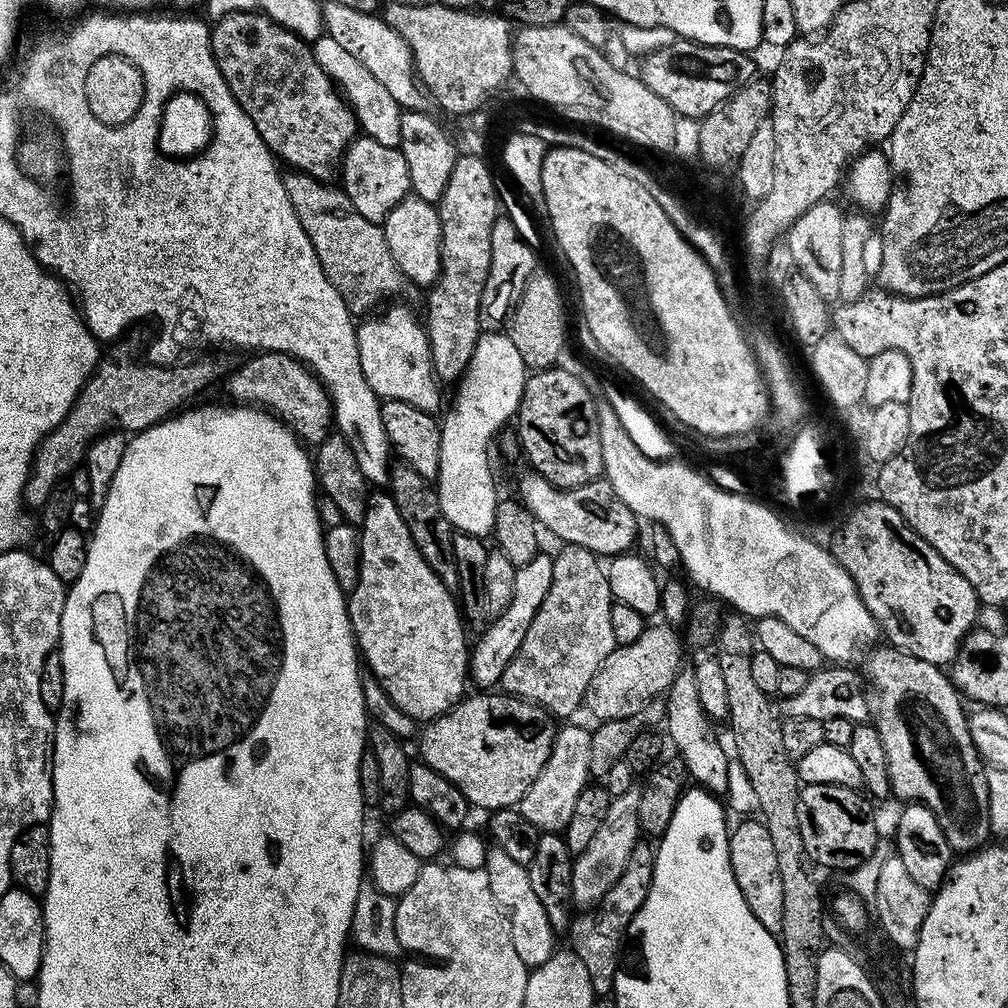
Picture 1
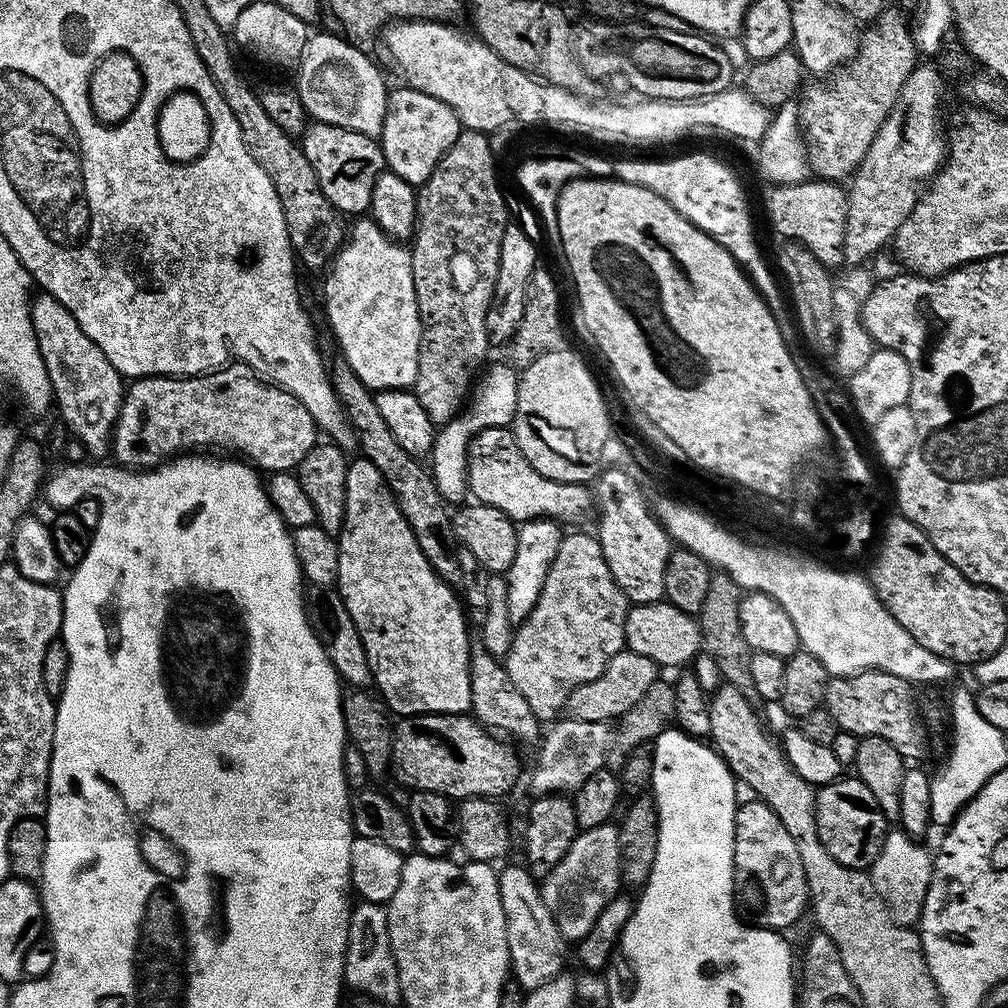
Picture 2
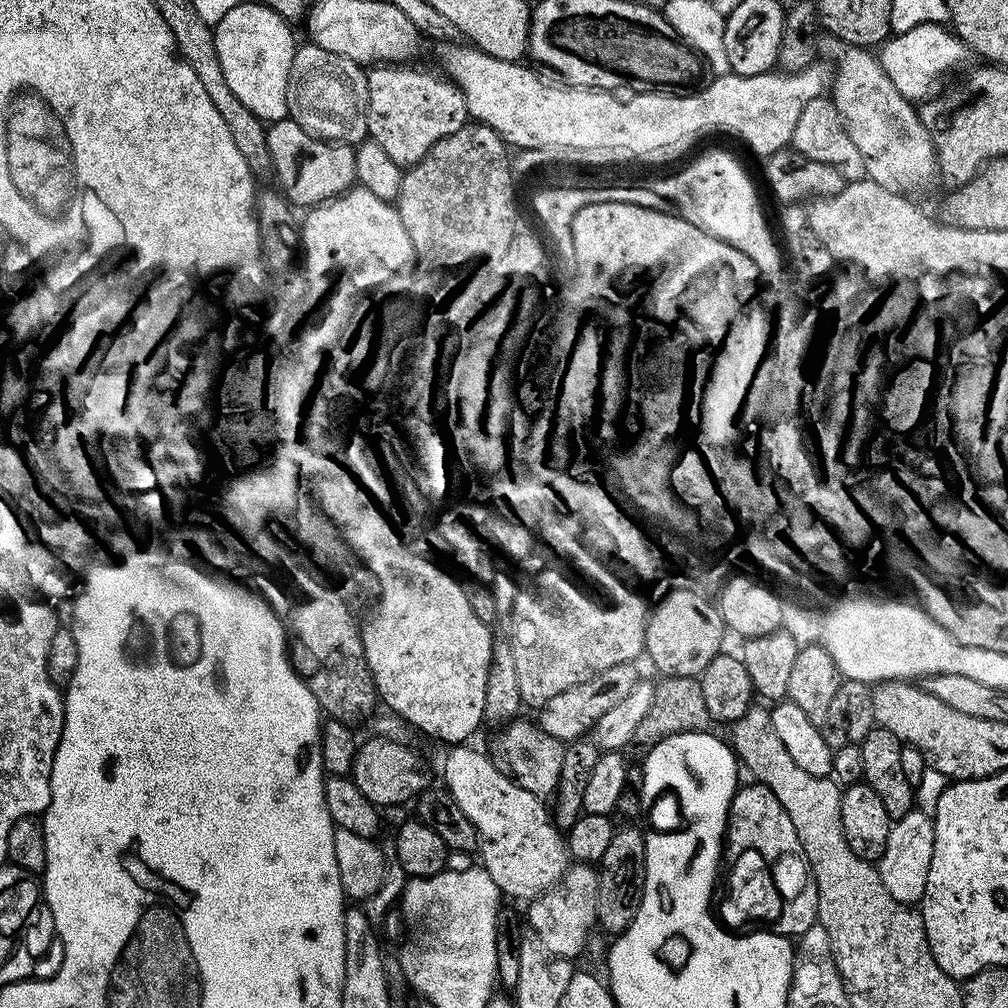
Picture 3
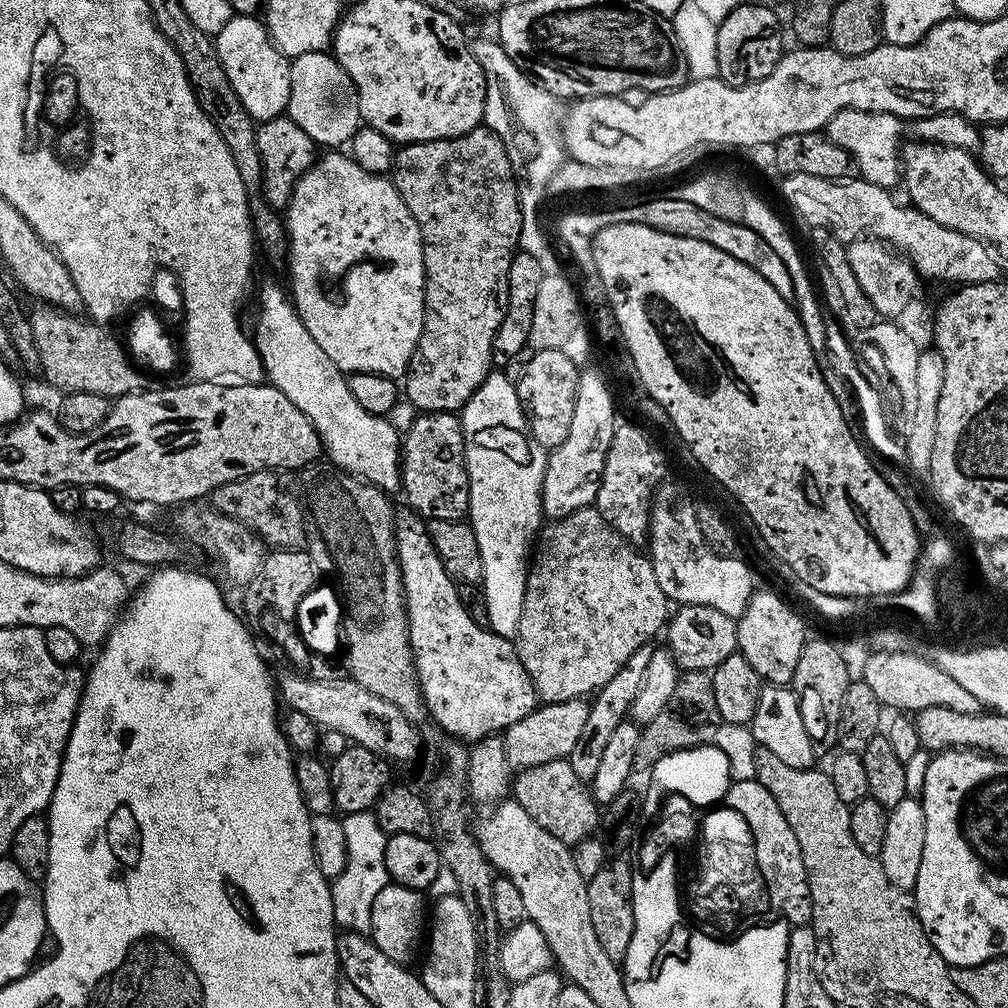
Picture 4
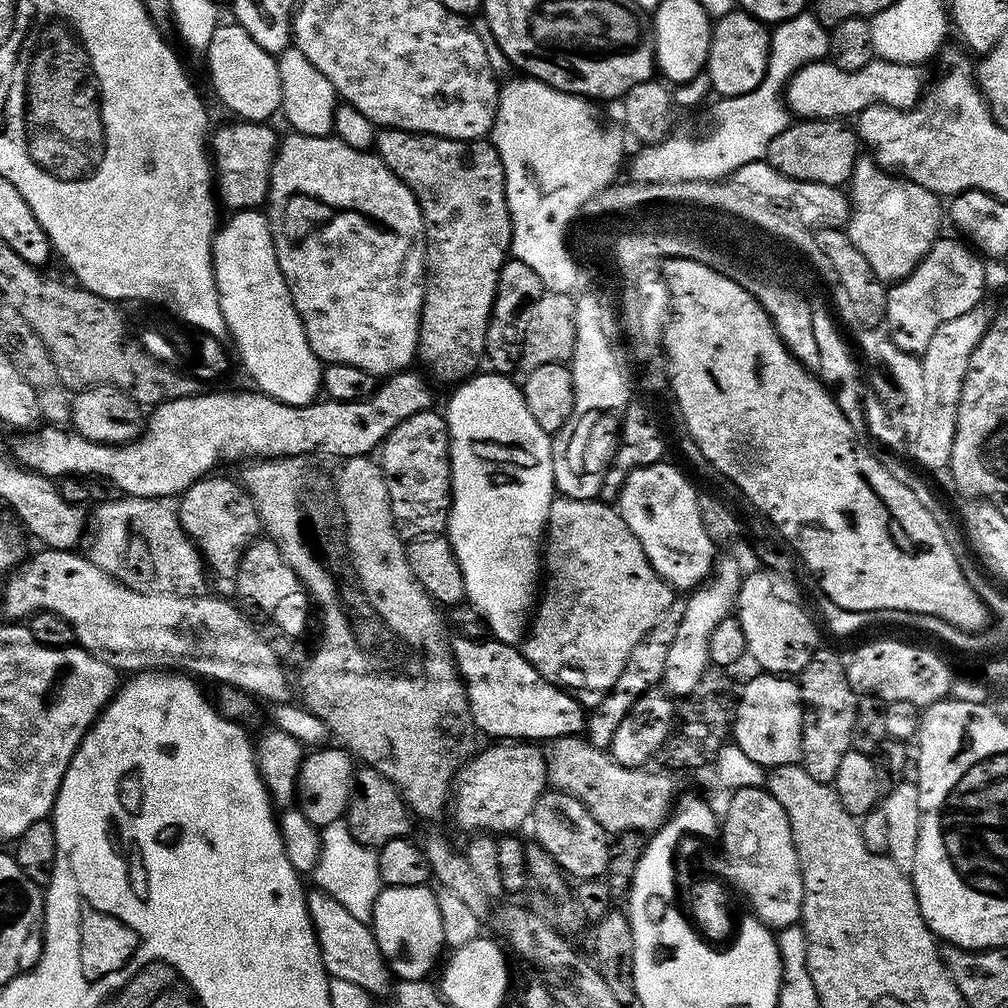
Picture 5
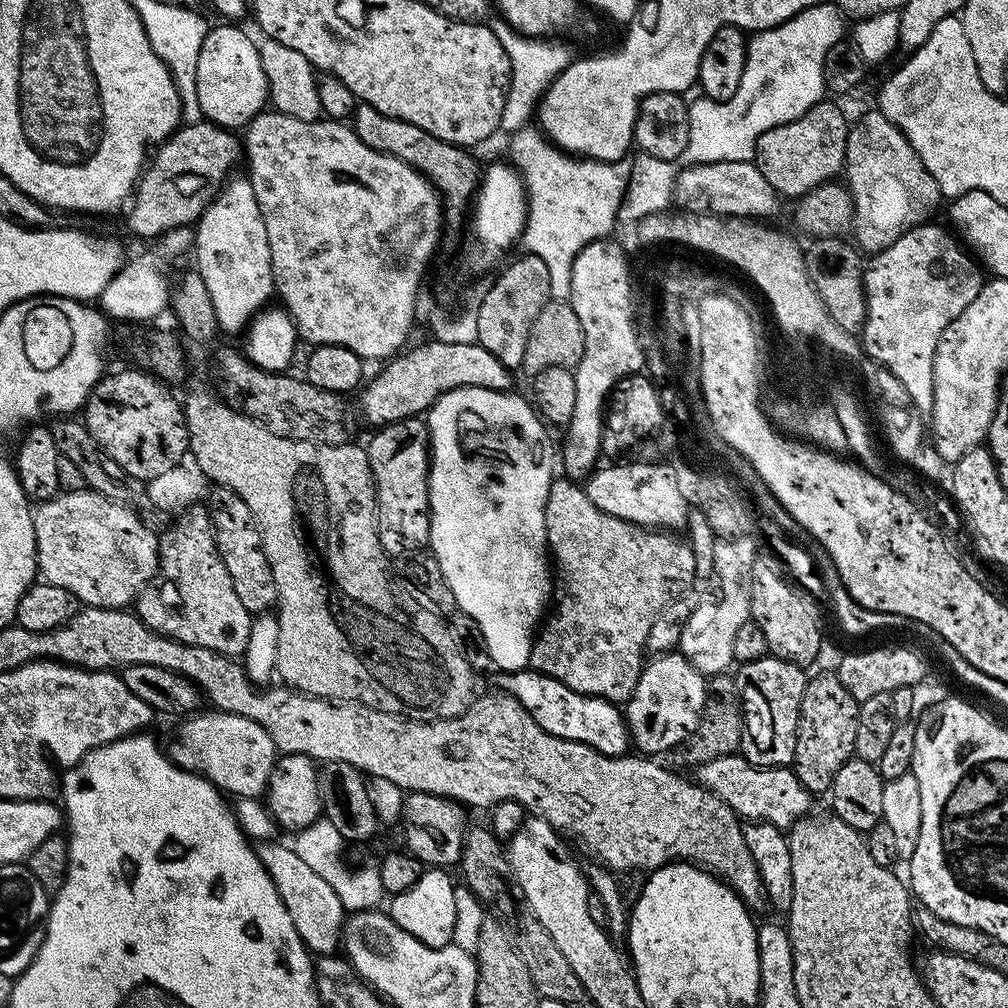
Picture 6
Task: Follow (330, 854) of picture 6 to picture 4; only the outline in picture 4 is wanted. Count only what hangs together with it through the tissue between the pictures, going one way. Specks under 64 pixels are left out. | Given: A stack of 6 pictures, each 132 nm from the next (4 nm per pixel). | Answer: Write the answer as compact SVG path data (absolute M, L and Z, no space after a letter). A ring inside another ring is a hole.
M370 810L349 812L341 819L341 824L346 836L347 864L342 874L336 876L331 883L331 902L334 907L335 922L343 931L369 935L372 904L390 882L385 864L388 834L377 822L375 813Z

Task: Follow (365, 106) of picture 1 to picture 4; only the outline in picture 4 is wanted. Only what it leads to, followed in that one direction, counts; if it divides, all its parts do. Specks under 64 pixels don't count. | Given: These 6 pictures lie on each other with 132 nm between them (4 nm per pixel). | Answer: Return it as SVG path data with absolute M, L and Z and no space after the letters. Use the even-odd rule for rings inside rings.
M327 51L302 54L295 57L291 65L288 119L302 126L318 146L336 150L347 145L352 135L362 127L356 84L350 82L350 74L346 74L335 56Z

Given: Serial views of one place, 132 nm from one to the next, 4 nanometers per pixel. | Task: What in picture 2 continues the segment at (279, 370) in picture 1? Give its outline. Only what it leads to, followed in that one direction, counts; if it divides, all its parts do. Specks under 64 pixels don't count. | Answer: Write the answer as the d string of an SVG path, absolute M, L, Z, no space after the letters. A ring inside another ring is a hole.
M229 361L218 369L197 376L146 376L133 379L127 385L122 410L112 431L110 452L113 457L116 455L114 460L117 465L133 470L148 470L185 450L232 449L236 451L233 453L243 456L257 469L273 474L299 468L302 458L310 454L317 442L318 429L310 418L310 410L306 410L306 406L302 406L294 394L259 378L248 364Z

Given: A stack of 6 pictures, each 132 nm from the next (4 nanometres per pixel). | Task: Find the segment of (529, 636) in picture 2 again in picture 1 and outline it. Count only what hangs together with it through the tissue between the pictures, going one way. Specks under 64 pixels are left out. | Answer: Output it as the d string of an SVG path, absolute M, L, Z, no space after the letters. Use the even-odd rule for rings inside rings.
M564 544L561 549L560 553L552 556L554 578L550 578L550 590L546 590L546 598L542 598L542 606L538 606L538 614L534 614L534 622L530 622L526 638L522 638L522 646L518 646L514 658L510 658L499 687L507 695L521 696L542 706L553 717L572 718L576 711L581 711L590 678L594 678L598 666L602 666L606 657L616 649L614 630L610 627L610 610L614 601L601 557L573 544Z

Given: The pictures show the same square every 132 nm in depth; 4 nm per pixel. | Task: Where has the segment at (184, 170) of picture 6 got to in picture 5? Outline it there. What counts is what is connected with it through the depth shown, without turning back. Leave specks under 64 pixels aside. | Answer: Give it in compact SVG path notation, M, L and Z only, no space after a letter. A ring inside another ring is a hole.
M237 119L236 124L224 124L213 131L210 136L210 155L214 165L214 188L218 193L218 200L228 210L256 210L267 201L268 183L272 173L272 163L276 157L278 135L268 122L258 120Z

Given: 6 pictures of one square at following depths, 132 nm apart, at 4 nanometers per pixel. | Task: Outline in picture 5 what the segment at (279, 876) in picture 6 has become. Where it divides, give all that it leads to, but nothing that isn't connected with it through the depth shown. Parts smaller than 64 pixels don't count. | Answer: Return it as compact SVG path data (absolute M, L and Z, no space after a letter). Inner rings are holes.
M319 888L311 889L307 893L307 906L310 922L316 931L322 962L329 977L342 982L354 982L354 986L366 990L373 997L383 997L390 988L390 983L388 984L390 971L371 927L367 923L358 921L341 902Z

